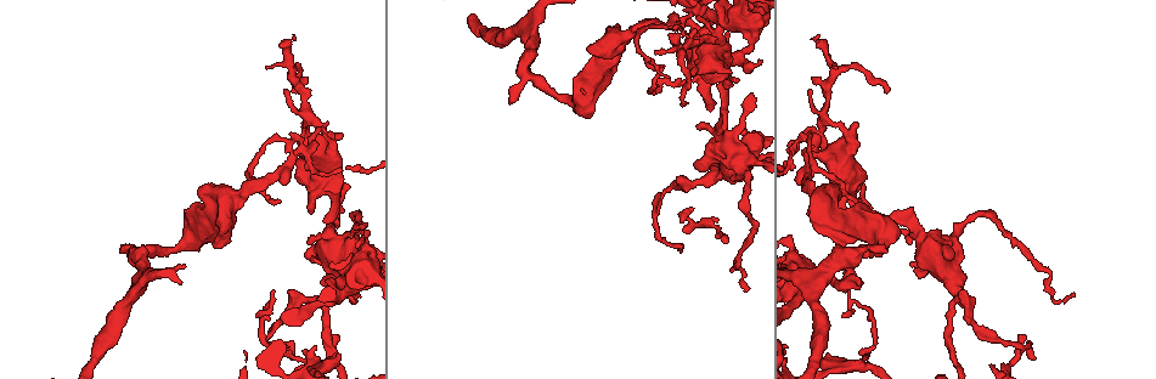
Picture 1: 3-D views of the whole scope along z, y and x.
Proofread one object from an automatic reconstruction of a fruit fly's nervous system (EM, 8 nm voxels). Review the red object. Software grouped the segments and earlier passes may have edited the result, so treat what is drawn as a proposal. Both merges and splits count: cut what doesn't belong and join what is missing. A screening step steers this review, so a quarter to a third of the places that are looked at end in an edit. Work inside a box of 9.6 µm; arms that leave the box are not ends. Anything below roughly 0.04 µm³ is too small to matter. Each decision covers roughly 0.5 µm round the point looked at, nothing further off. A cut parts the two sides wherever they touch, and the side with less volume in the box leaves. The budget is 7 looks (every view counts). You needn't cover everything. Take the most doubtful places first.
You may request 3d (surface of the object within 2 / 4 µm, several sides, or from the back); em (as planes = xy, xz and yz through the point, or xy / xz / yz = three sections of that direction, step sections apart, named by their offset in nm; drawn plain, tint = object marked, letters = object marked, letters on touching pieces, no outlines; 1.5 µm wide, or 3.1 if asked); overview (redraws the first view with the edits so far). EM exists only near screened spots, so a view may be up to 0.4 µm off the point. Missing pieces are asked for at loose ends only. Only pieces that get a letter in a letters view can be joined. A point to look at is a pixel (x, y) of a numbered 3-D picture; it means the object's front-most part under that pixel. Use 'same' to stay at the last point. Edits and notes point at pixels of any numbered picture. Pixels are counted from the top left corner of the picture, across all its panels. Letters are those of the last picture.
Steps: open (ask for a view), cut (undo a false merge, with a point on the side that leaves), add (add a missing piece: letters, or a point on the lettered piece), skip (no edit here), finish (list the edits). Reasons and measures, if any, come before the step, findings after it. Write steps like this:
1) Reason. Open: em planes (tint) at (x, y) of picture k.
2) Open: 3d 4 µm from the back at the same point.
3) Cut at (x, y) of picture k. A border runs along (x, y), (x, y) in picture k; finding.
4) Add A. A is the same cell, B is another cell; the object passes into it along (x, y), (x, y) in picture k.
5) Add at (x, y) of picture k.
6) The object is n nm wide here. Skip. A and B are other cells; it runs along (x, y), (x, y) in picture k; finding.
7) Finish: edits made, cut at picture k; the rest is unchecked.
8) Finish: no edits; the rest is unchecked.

Open: em planes (letters) at (294, 36) of picture 1.

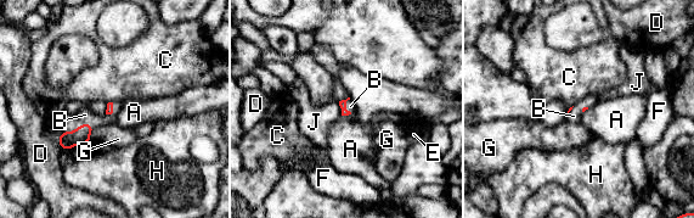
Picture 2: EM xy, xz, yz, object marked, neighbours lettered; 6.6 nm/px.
The longest contact is with B, 120 nm. Add B. B is the same cell, A, C, D, E, F, G, H and J are other cells; the object passes into it along (343, 104), (345, 108), (350, 106) in picture 2; it goes on there.

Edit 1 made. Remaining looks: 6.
See it whole again. Open: overview.

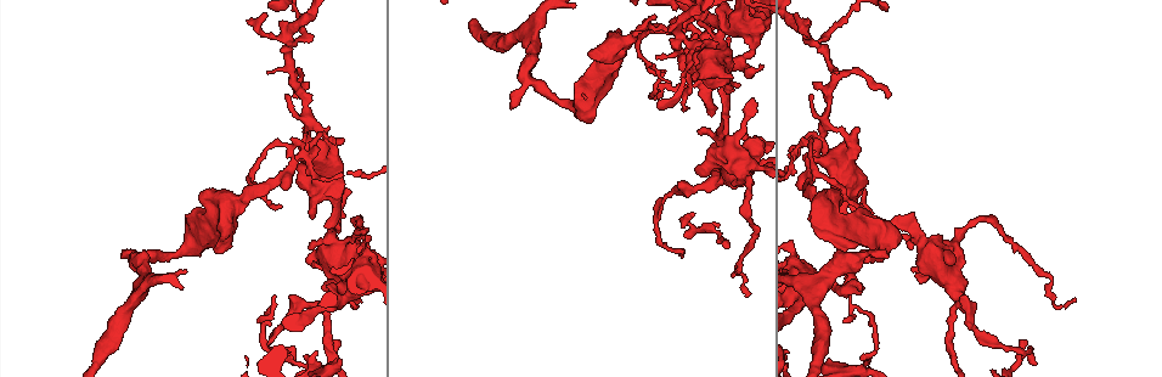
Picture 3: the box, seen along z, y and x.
An open end. Open: em planes (letters) at (860, 206) of picture 3.

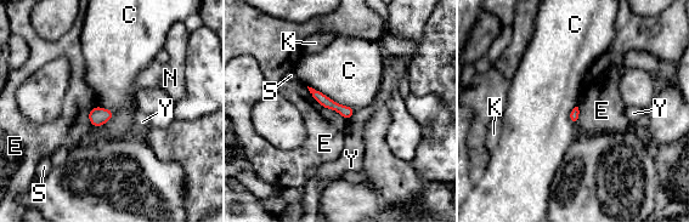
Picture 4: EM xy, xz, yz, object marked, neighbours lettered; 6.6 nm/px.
The object is 60 nm wide here. Skip. C, E, K, N, S and Y are other cells; it runs along (314, 92), (326, 102), (350, 112) in picture 4; none of them fits.

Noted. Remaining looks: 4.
Abrupt turn. Open: 3d 2 µm at (809, 164) of picture 3.

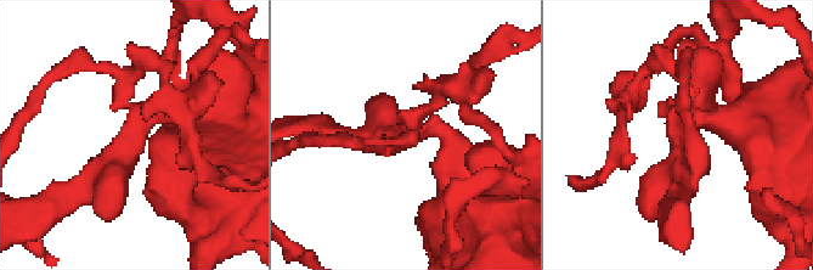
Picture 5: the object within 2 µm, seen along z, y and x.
Now the EM. Open: em planes (letters) at (421, 134) of picture 5.

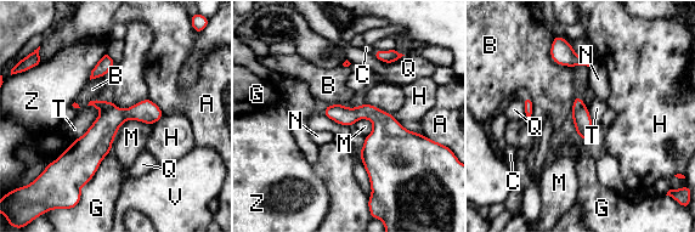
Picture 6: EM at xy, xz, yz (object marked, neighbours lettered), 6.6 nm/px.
Cut at (578, 103) of picture 6. A, B, C, G, H, M, N, Q, T, V and Z are other cells; a border runs along (585, 106), (572, 113) in picture 6; a second cell is stuck on.

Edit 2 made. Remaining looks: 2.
Finish: edits made, add at picture 2, cut at picture 6; the rest is unchecked.

